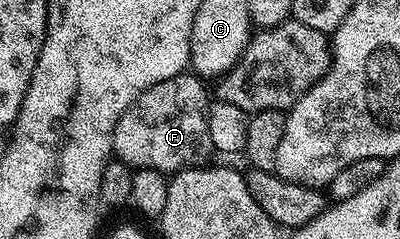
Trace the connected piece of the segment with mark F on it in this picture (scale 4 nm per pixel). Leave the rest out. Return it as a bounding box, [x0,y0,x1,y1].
[113,74,212,174]

